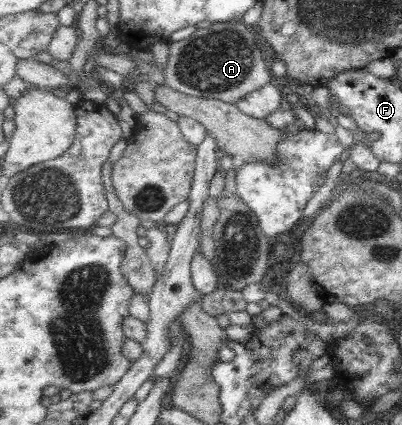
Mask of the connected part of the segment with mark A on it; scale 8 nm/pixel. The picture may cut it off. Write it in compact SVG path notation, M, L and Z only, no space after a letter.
M237 21L213 23L206 28L196 29L193 36L169 43L168 61L161 70L165 76L165 84L189 96L237 103L273 80L274 76L271 76L267 62L263 58L263 50L257 46L259 37L260 34L255 34L255 30L249 30L245 23Z

